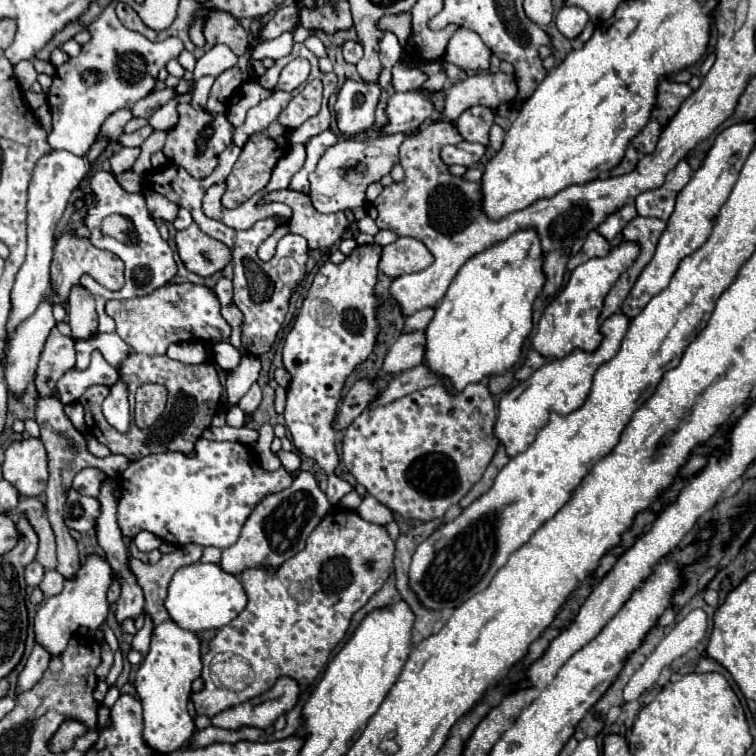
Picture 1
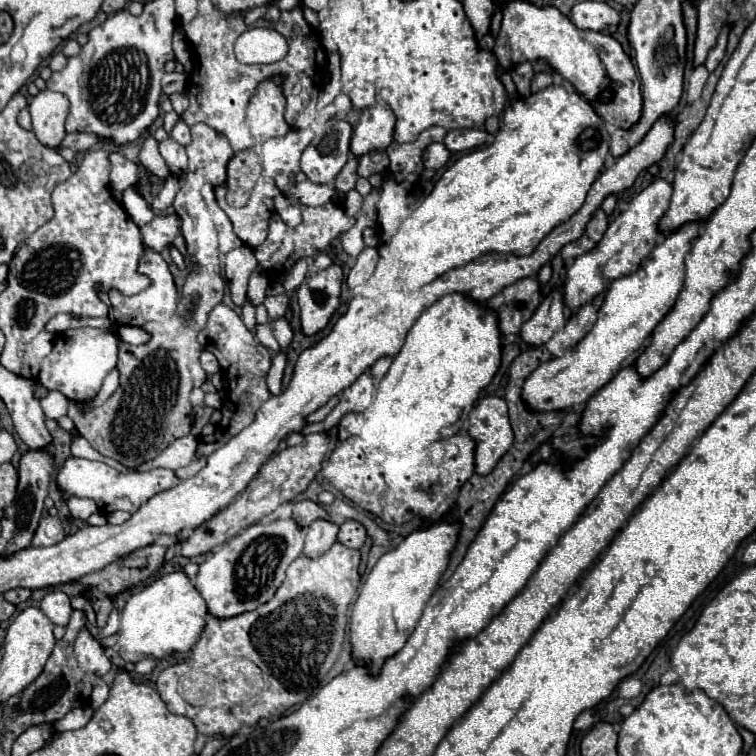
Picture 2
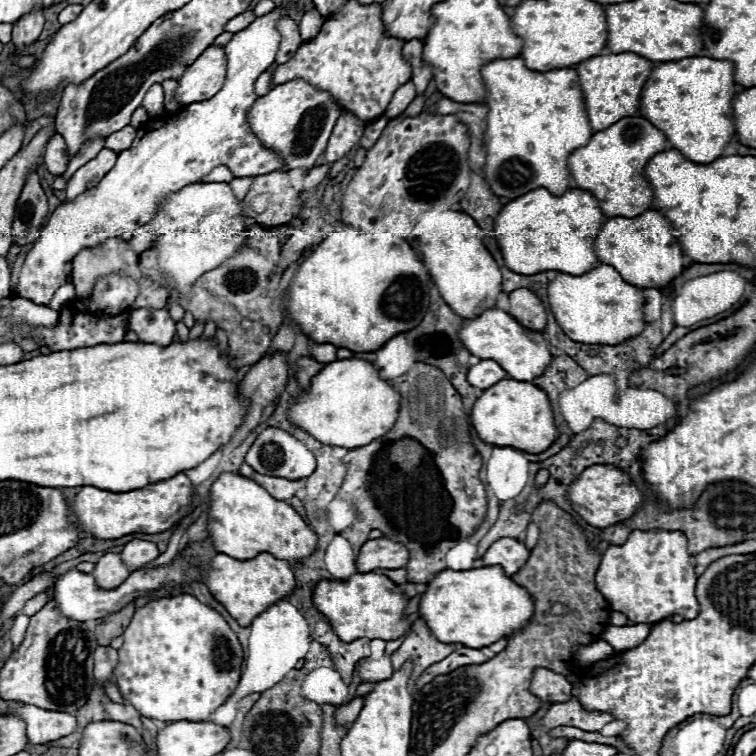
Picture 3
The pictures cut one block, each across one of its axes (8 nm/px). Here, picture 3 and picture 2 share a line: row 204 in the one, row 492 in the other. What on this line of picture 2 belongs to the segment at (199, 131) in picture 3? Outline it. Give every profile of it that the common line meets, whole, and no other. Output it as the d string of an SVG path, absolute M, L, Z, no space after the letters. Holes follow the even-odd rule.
M70 456L58 470L56 476L56 484L58 490L62 494L64 500L68 500L70 496L78 496L78 498L92 498L102 514L110 514L116 510L124 510L124 512L136 512L148 498L152 498L154 494L168 490L172 486L176 486L180 480L174 476L172 470L166 468L156 468L150 472L128 472L122 474L114 468L110 468L104 462L92 462L92 460L84 460L84 458L74 458Z

